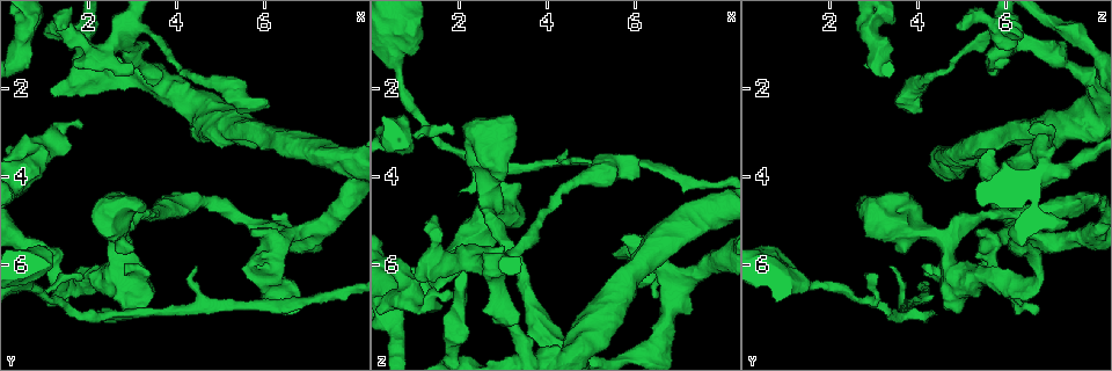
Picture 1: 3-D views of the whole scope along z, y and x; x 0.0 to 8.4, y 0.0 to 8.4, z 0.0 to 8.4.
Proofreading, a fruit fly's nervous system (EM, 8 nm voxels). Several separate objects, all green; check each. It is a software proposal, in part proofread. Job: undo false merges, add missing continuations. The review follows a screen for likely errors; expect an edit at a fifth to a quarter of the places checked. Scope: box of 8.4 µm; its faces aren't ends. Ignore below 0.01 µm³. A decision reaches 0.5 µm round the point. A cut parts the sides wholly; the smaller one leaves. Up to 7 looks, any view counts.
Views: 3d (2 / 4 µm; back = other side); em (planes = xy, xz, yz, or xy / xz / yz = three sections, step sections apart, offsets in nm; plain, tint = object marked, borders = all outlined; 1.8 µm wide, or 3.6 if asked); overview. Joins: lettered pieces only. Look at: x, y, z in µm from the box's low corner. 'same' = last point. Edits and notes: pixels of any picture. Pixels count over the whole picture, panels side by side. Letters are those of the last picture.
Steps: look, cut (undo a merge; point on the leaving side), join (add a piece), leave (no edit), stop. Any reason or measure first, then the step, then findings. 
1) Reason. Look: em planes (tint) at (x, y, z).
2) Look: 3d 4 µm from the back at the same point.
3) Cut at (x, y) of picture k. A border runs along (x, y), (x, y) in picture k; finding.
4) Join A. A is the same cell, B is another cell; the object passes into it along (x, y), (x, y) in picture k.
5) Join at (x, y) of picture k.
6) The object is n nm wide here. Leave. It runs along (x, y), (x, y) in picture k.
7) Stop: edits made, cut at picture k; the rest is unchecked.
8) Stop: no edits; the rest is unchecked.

Calibre changes. Look: em 3.6 µm planes (tint) at (3.50, 1.75, 7.90).

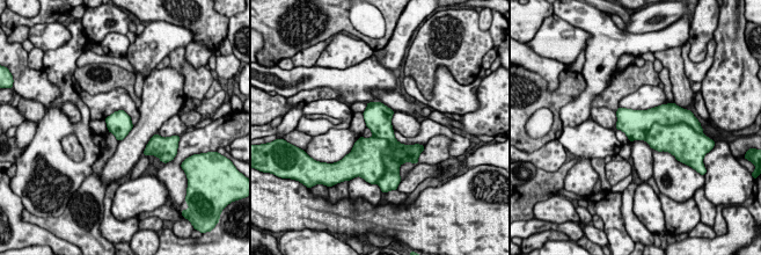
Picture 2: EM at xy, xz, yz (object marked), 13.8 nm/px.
Look: em 3.6 µm planes (borders) at the same point.

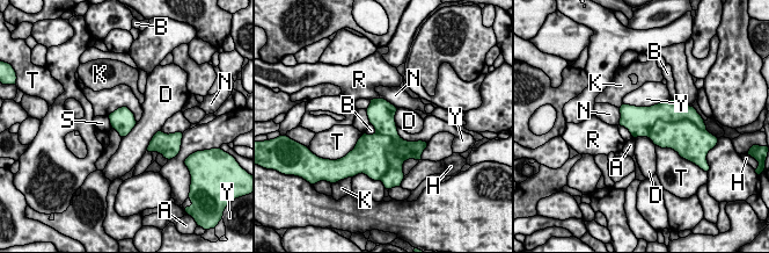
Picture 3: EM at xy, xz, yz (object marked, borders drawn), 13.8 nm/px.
The object is 340 nm wide here. Cut at (664, 134) of picture 3. A, B, D, H, K, N, R, S, T and Y are other cells; a border runs along (682, 118), (657, 120), (647, 136) in picture 3; two neurons meet here.

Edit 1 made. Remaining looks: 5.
Branch stops here. Look: em xy step 4 (tint) at (2.05, 7.15, 4.35).

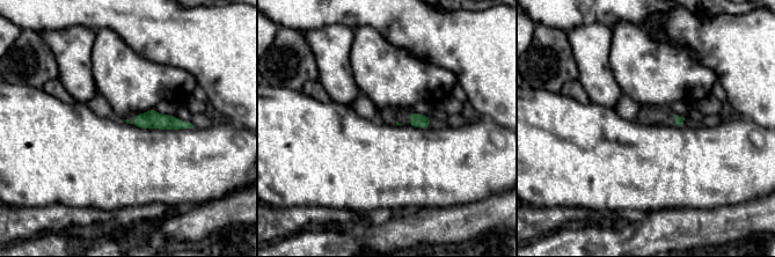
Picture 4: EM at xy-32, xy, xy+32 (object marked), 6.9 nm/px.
Cut it another way. Look: em planes (borders) at the same point.

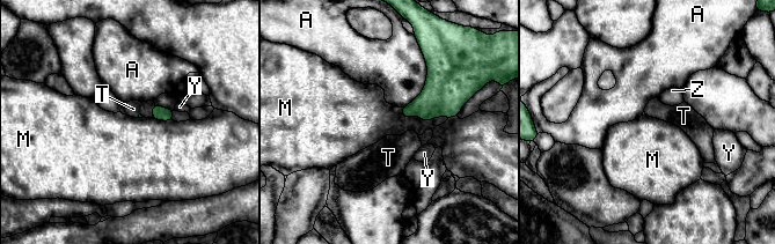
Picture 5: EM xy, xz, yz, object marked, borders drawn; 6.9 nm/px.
The longest contact is with A, 440 nm. Join T. T is the same cell, A, M, Y and Z are other cells; the object passes into it along (160, 113), (153, 110), (133, 109) in picture 5; the neuron continues.

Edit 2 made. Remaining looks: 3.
Look: overview.

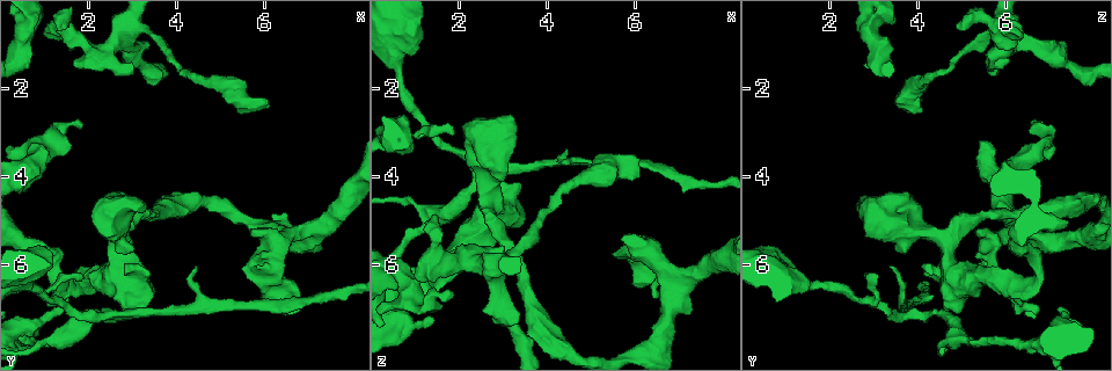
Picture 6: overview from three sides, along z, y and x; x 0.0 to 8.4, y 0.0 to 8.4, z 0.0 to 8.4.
Long arm stops here. Look: 3d 2 µm at (6.05, 2.45, 3.95).

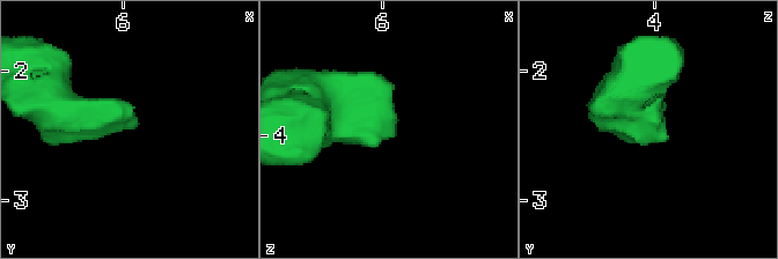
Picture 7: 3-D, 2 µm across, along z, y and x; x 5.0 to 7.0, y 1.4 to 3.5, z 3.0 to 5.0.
Look: em planes (borders) at (6.08, 2.42, 3.96).

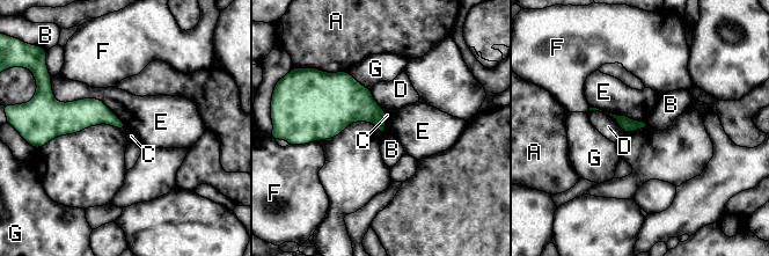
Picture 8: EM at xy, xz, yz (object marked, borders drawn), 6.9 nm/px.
Leave. A, B, C, D, E, F and G are other cells; a border runs along (51, 88), (126, 129) in picture 8; none of them fits.

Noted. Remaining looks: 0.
Stop: edits made, cut at picture 3, join at picture 5; the rest is unchecked.

